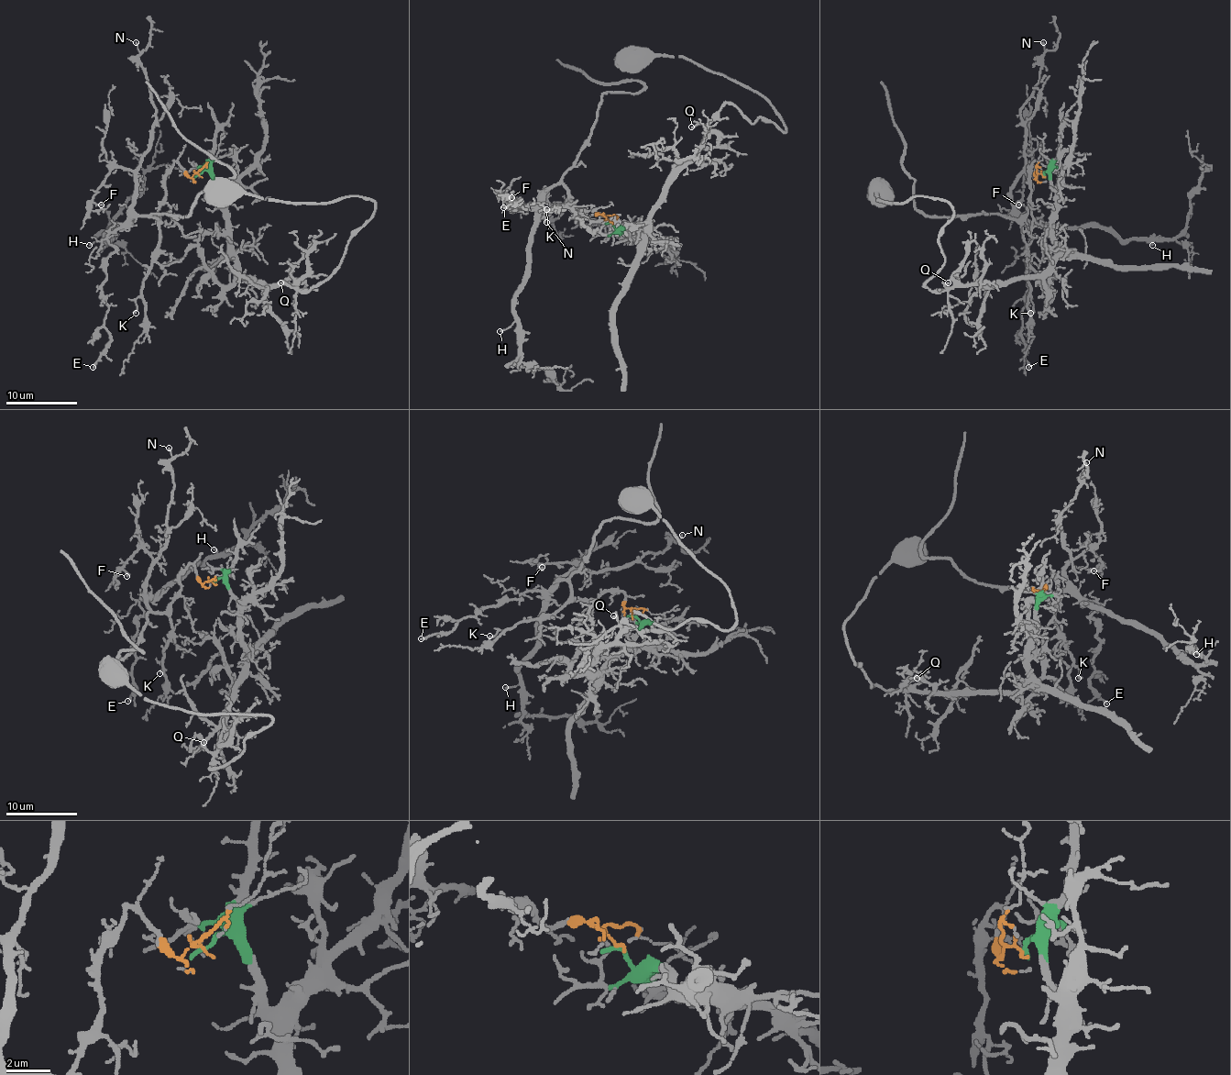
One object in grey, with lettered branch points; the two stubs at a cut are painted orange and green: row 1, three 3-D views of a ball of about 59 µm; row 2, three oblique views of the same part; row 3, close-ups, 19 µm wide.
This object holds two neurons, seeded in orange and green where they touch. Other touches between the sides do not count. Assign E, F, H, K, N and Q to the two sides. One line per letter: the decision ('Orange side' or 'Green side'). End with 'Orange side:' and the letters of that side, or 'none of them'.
E: Orange side
F: Orange side
H: Orange side
K: Orange side
N: Orange side
Q: Green side
Orange side: E, F, H, K, N

